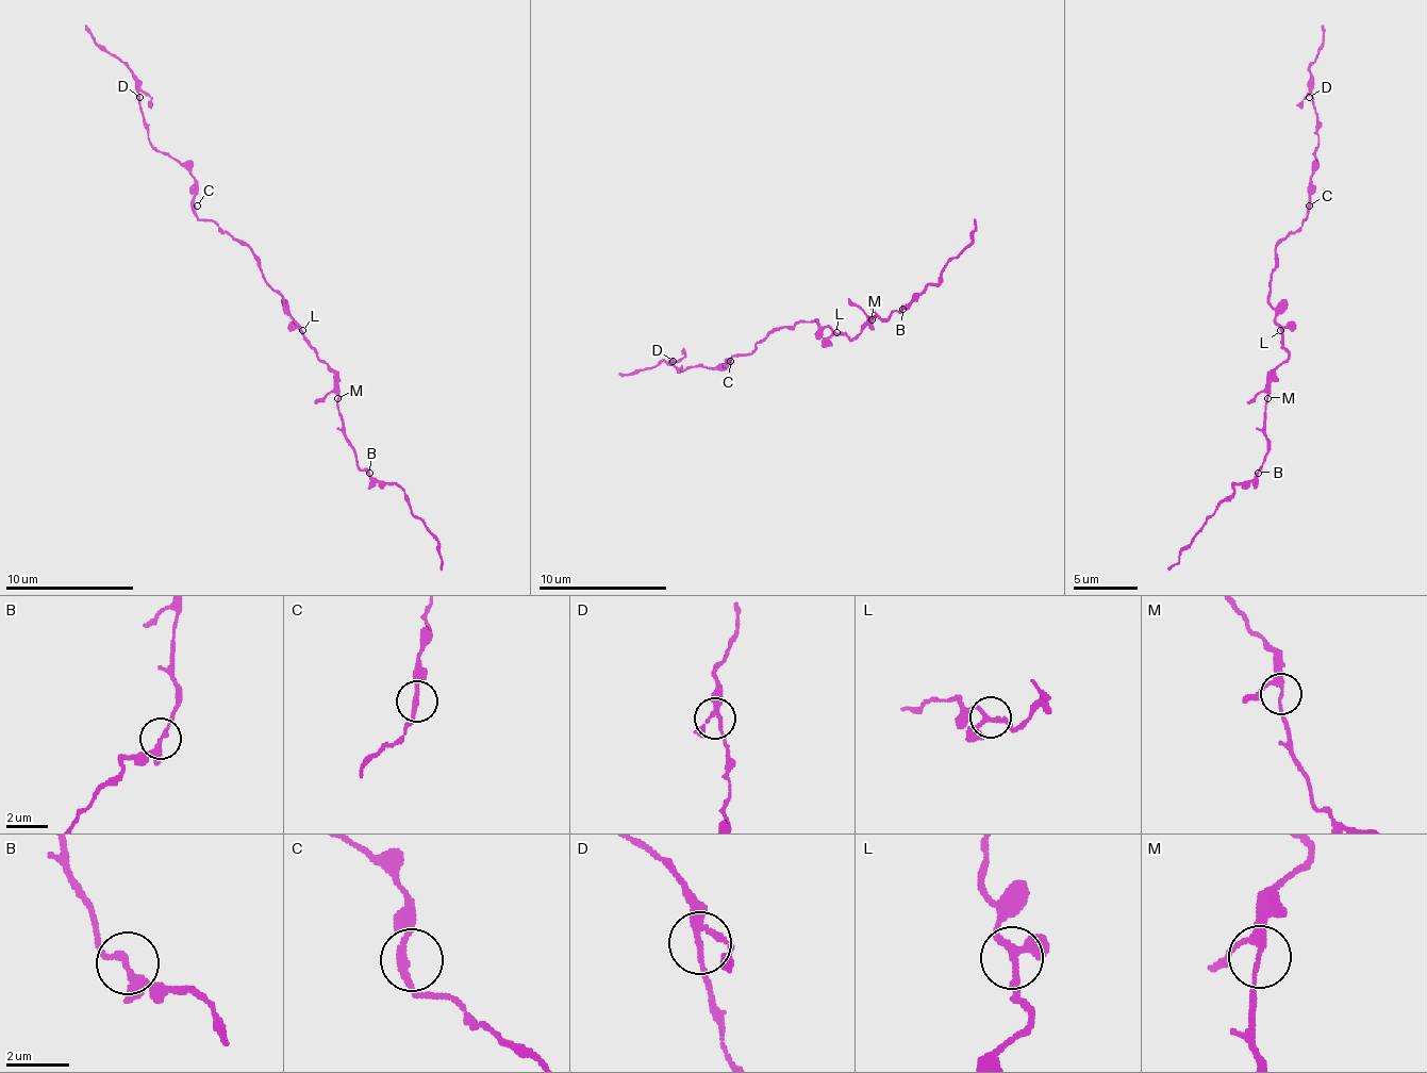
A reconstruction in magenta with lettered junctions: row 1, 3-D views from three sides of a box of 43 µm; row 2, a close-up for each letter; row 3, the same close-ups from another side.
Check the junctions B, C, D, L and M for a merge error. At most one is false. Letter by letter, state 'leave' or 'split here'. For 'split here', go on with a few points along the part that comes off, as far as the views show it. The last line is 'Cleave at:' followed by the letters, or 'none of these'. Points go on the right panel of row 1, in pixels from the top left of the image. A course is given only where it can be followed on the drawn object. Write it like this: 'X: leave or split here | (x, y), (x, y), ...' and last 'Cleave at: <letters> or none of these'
B: leave
C: leave
D: leave
L: leave
M: leave
Cleave at: none of these

